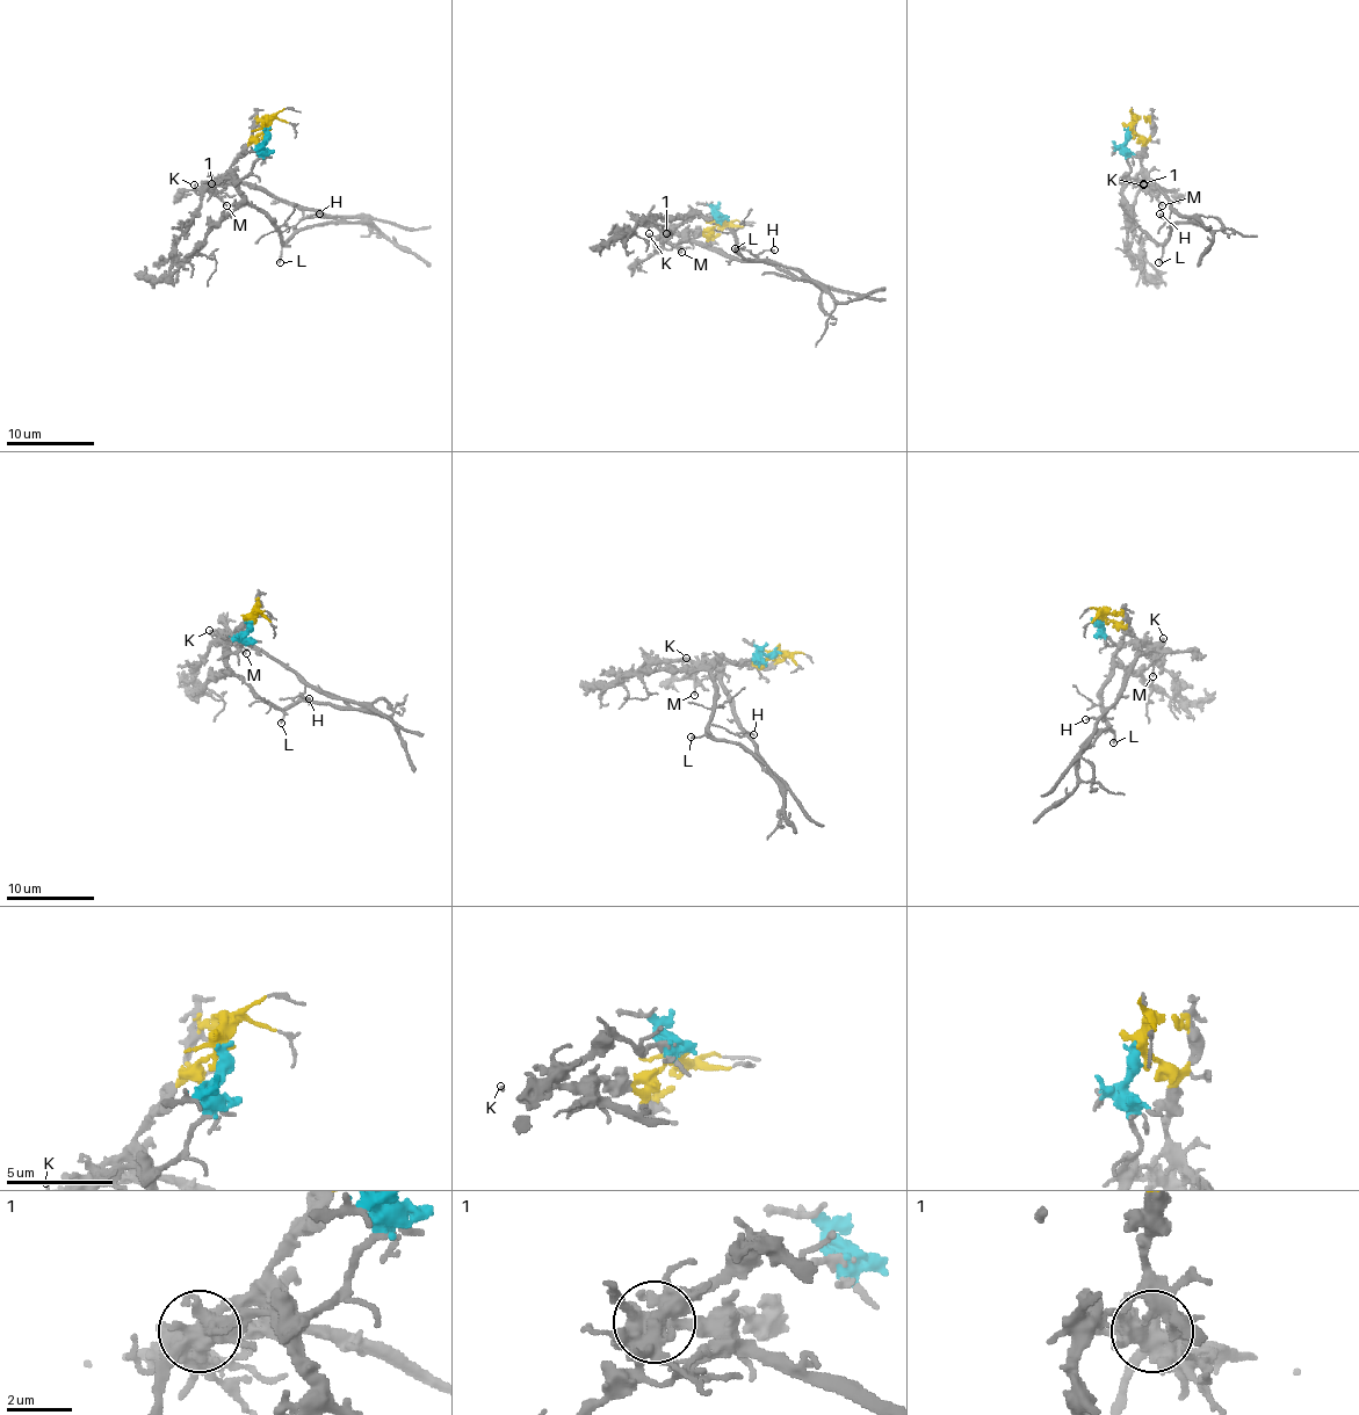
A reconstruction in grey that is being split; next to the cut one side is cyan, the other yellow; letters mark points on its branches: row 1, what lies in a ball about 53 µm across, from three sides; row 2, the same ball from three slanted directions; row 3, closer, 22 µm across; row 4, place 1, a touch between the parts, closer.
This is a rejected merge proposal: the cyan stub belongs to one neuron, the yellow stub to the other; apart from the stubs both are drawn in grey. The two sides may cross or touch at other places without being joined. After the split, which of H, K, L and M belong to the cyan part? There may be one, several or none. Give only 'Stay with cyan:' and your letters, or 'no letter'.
Stay with cyan: L, M

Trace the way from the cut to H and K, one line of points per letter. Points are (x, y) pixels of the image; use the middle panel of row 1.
H: (723, 219), (703, 231), (685, 233), (699, 244), (718, 248), (745, 261), (756, 261), (765, 251), (773, 251)
K: (723, 219), (703, 231), (648, 233)

